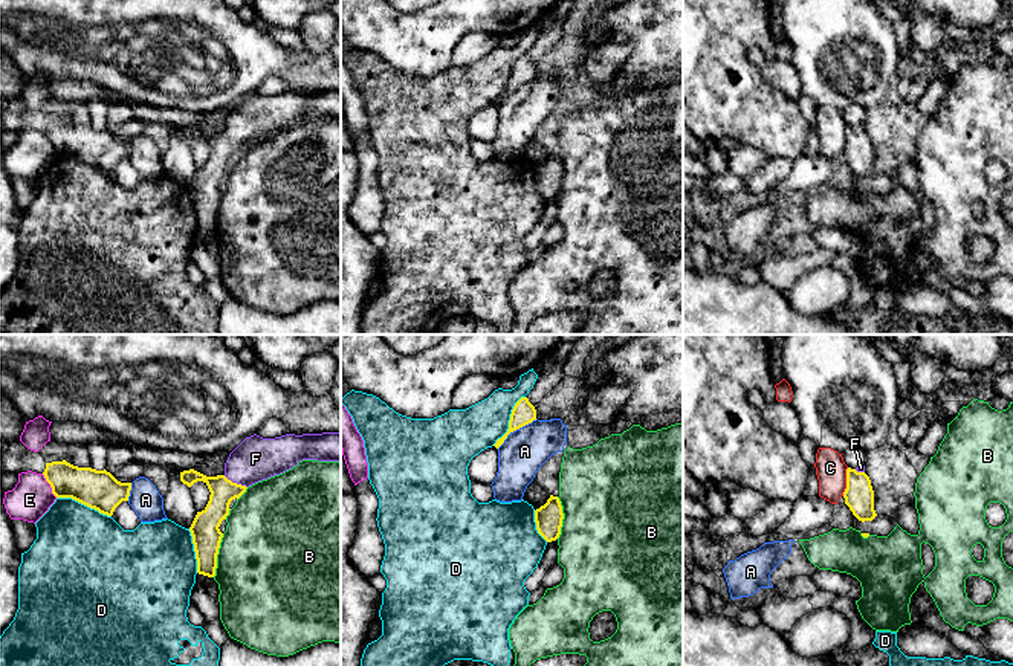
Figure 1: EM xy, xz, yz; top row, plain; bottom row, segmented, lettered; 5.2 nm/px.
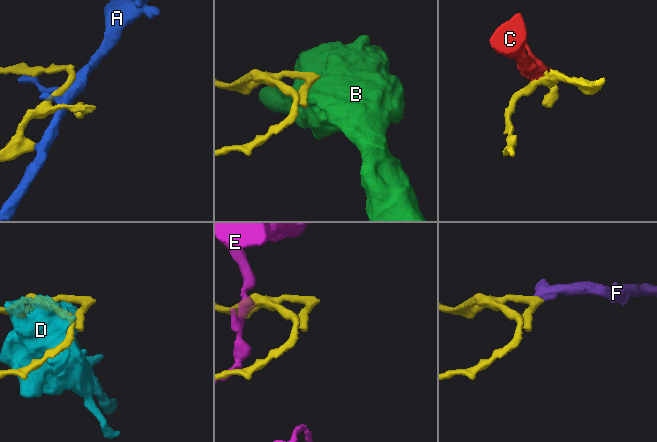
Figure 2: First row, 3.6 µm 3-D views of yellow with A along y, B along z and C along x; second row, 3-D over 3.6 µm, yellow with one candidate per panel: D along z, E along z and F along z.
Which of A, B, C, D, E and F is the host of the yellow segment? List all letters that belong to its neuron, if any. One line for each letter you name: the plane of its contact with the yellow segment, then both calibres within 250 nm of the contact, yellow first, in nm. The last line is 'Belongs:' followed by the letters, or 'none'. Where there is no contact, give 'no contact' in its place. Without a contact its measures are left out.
F: meets yellow in xy; 140 nm thick on the yellow side, 240 nm on the other
Belongs: F

